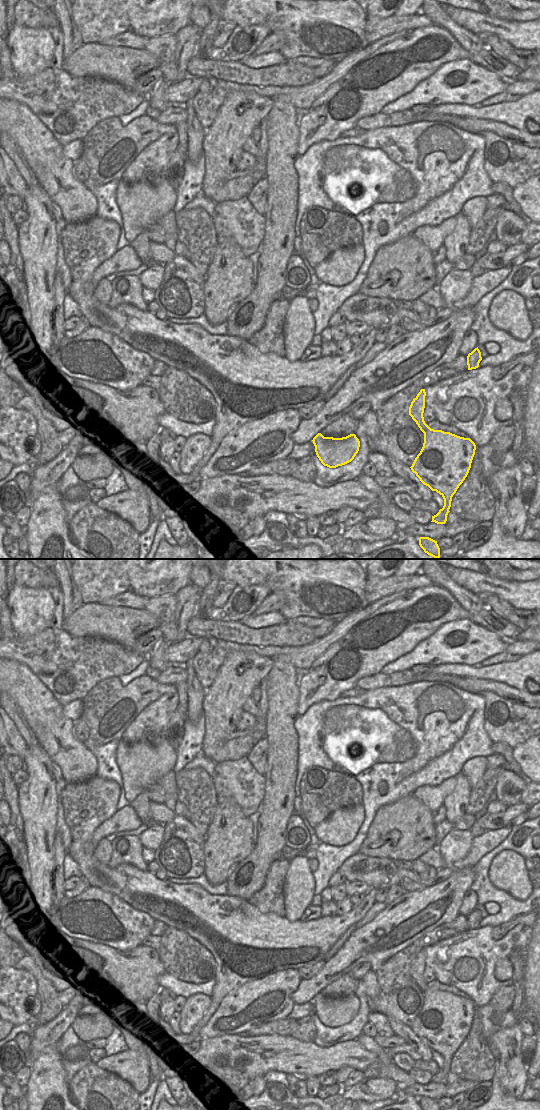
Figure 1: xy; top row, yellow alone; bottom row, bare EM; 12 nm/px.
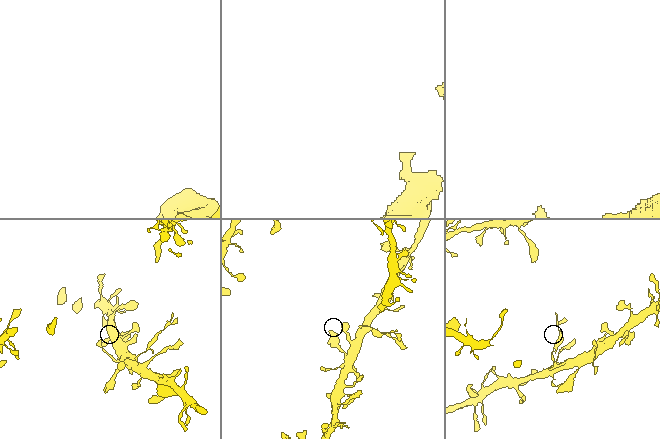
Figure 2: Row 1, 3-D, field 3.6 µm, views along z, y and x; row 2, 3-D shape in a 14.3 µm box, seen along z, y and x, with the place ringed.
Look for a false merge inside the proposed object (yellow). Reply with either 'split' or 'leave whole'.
split

